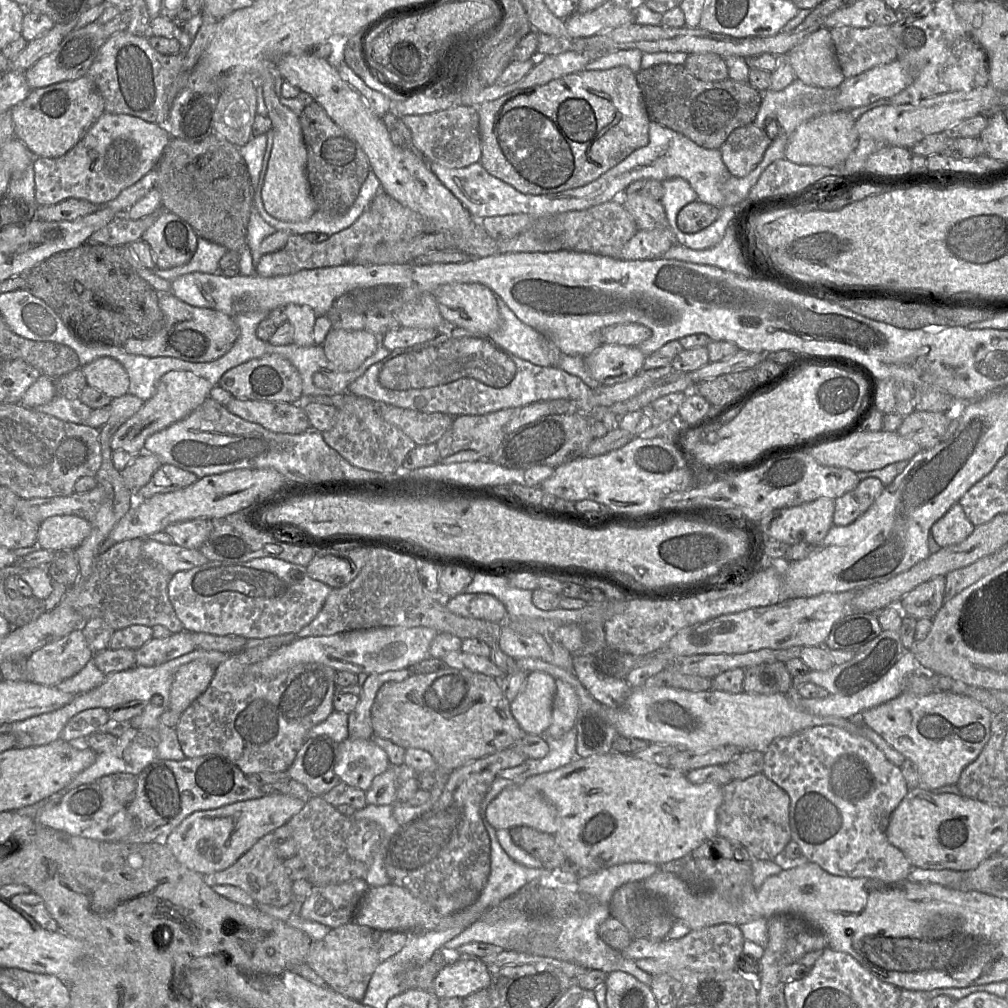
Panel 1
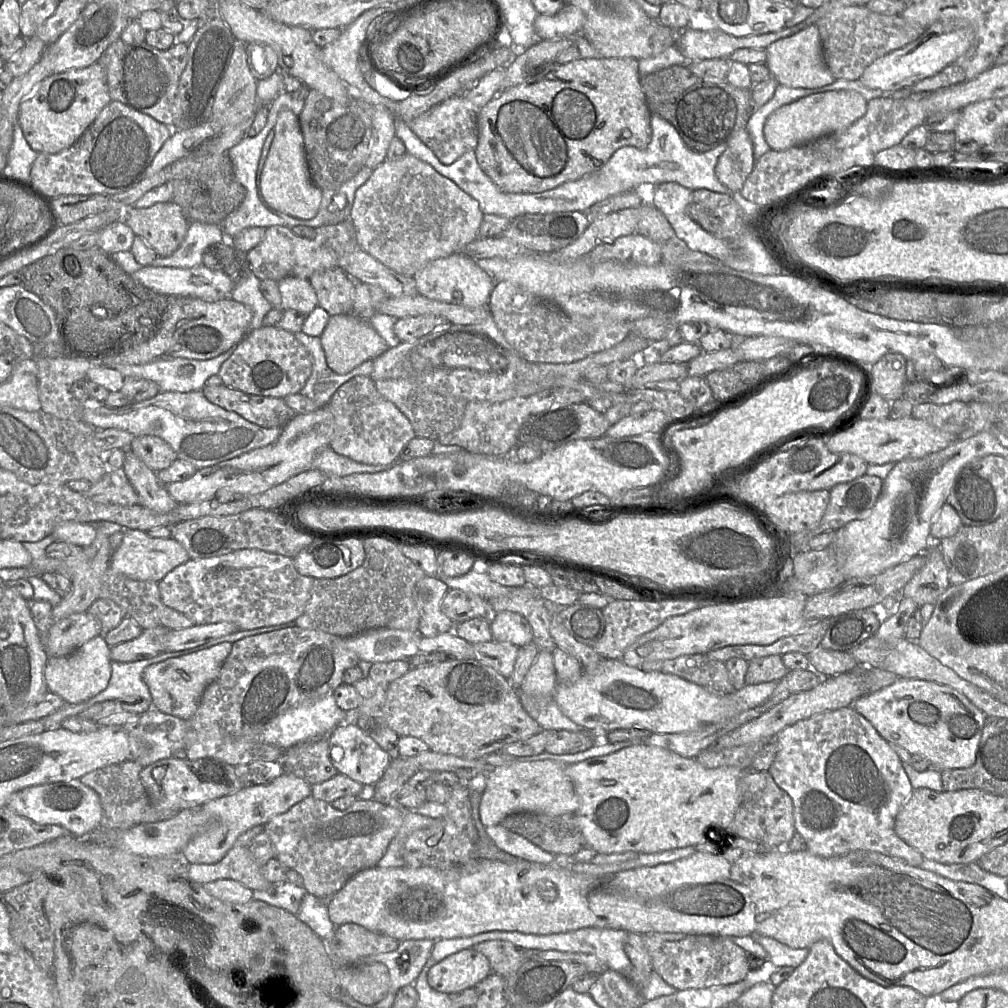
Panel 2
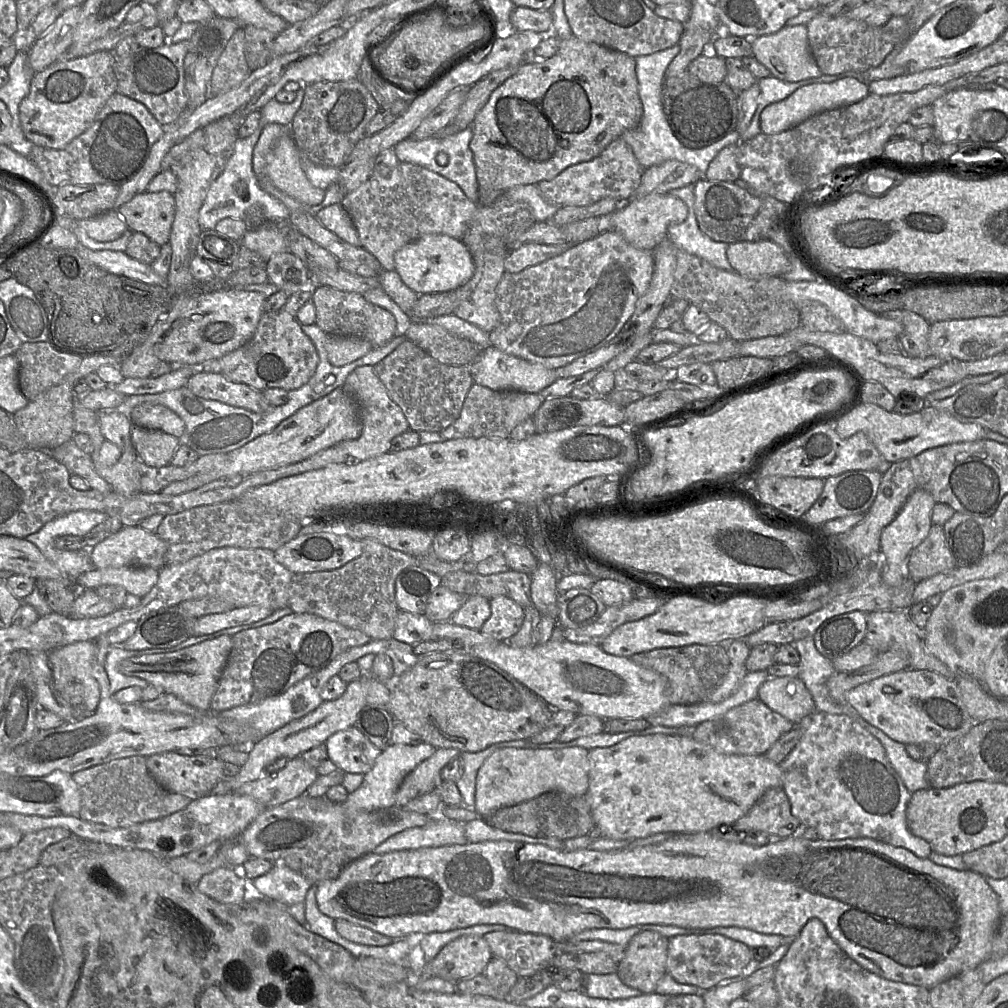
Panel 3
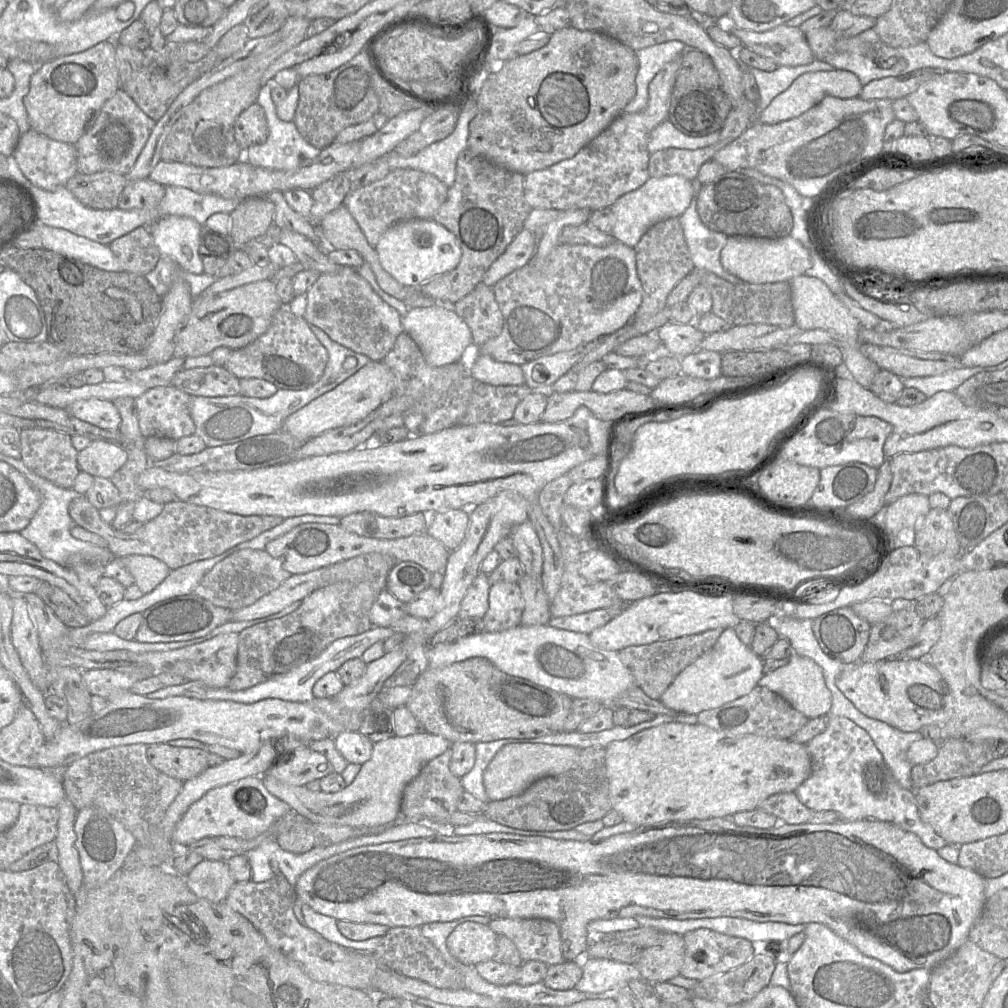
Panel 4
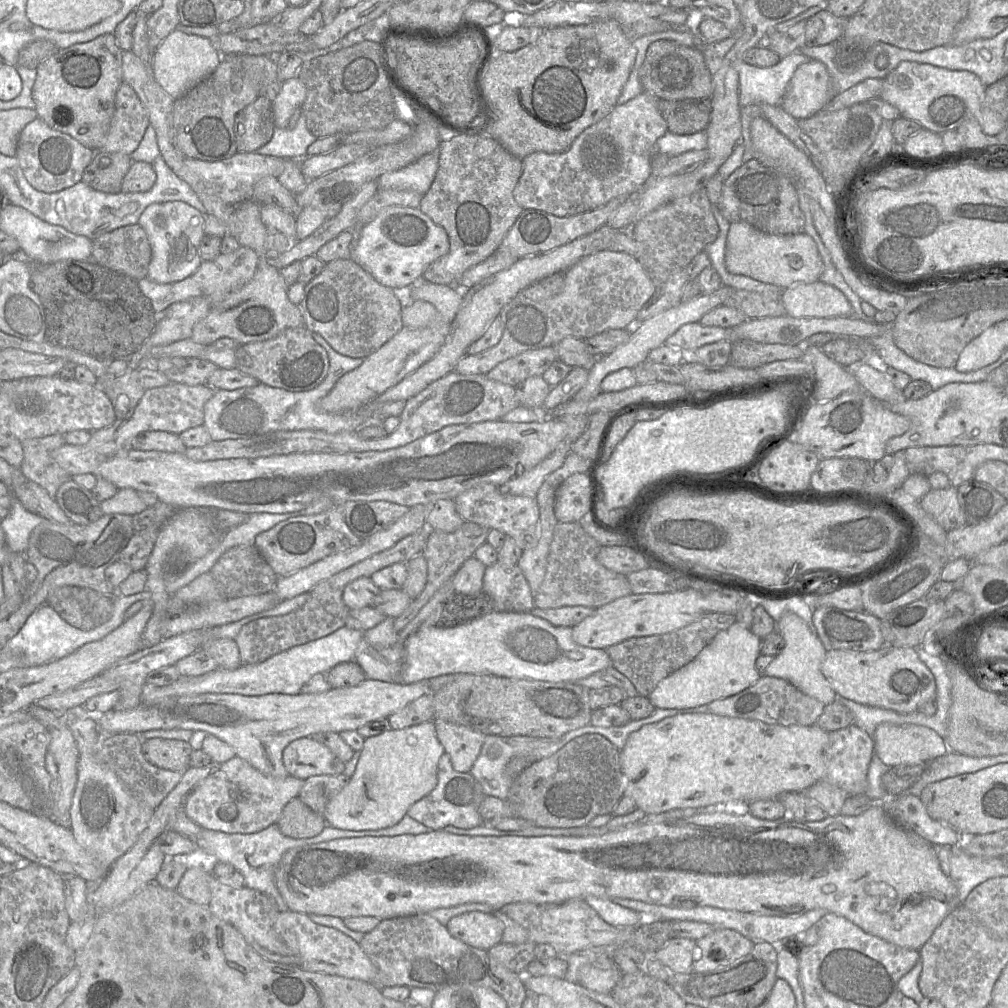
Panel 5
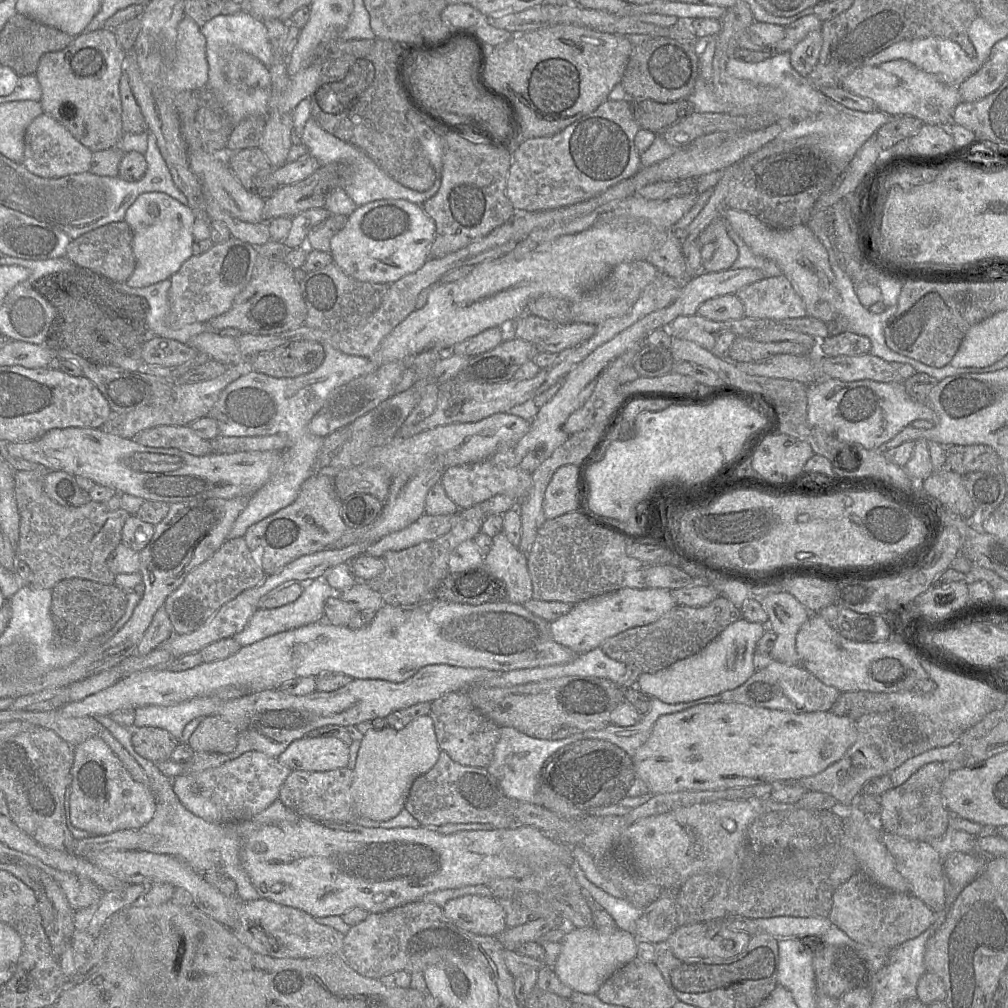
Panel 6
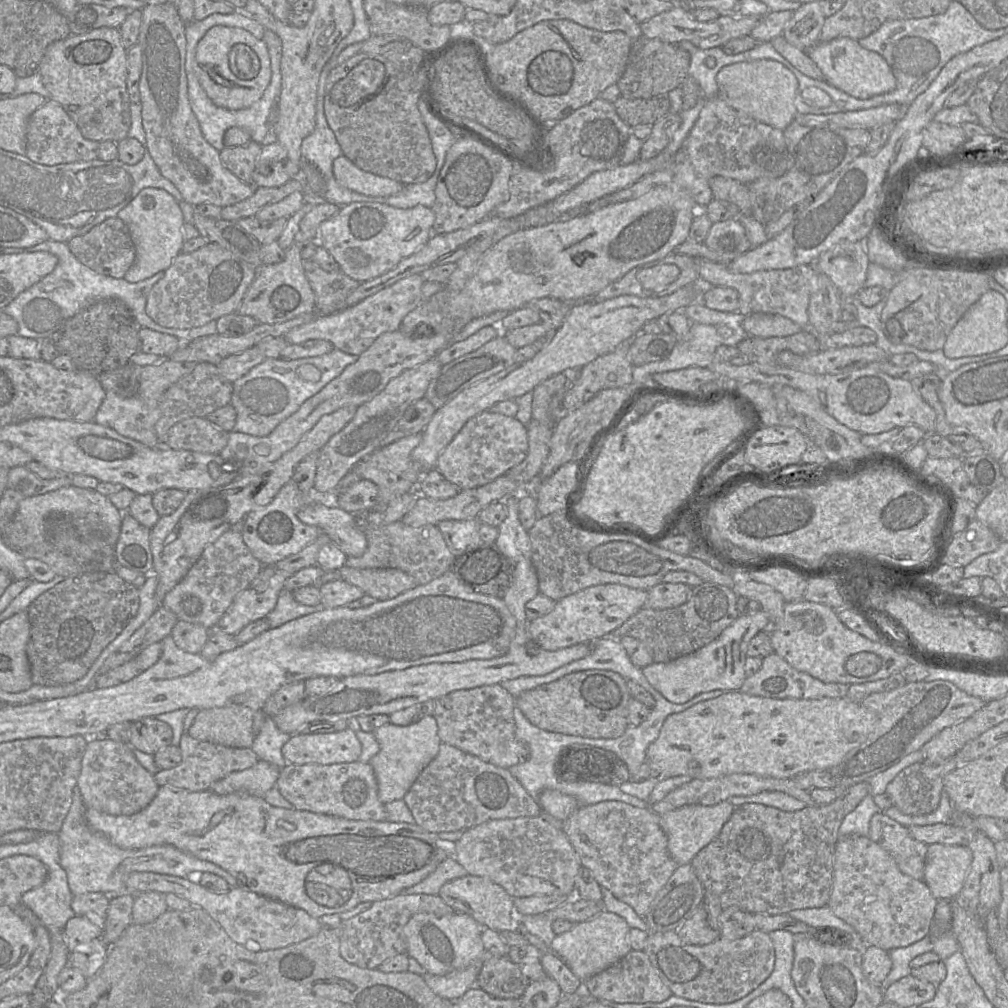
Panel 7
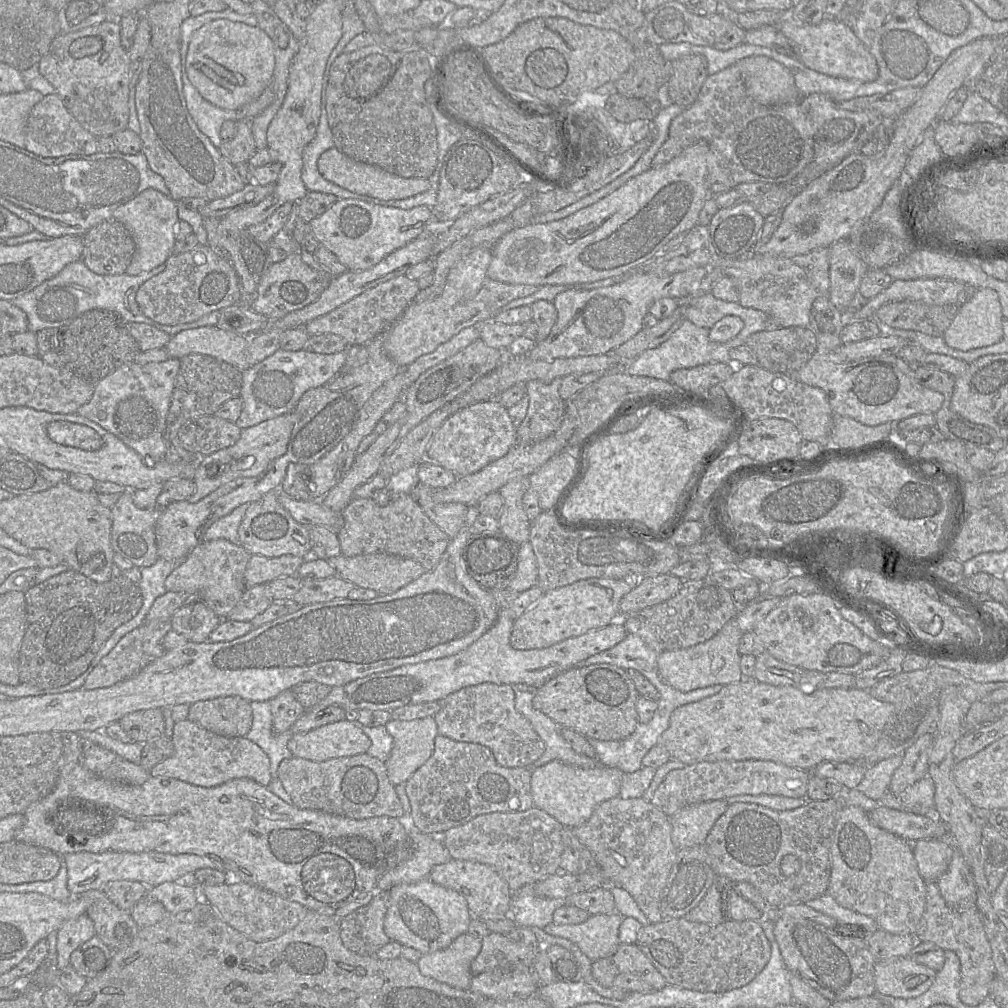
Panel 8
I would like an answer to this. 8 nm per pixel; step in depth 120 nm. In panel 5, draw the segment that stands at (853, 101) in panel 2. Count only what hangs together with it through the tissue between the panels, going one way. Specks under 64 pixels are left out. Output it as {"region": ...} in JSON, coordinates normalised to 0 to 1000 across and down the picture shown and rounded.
{"region":[[[805,59],[791,66],[774,105],[789,118],[796,118],[815,109],[826,94],[820,66]]]}

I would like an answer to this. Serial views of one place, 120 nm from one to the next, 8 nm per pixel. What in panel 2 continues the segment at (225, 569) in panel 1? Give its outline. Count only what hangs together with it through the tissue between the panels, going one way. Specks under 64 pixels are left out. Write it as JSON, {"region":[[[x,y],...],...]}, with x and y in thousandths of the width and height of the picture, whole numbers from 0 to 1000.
{"region":[[[239,545],[223,551],[213,552],[209,554],[188,555],[183,560],[180,560],[167,567],[157,577],[157,583],[161,597],[165,601],[183,609],[191,617],[191,620],[225,616],[232,618],[237,623],[237,625],[250,625],[263,621],[276,620],[293,616],[303,606],[303,603],[309,591],[309,584],[312,575],[313,573],[302,571],[295,566],[291,558],[291,554],[284,553],[278,550],[263,548],[256,545]]]}

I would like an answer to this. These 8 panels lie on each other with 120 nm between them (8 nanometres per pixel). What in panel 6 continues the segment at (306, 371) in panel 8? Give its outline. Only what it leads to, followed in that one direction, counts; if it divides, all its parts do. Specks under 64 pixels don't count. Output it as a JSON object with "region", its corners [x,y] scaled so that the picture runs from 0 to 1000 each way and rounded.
{"region":[[[323,338],[319,339],[319,343],[322,355],[313,368],[293,375],[272,375],[248,368],[219,389],[207,410],[207,413],[215,418],[218,433],[280,431],[286,436],[286,443],[280,448],[280,466],[248,493],[246,501],[234,515],[225,535],[242,533],[249,521],[293,497],[300,480],[313,468],[313,455],[320,440],[320,434],[308,430],[308,417],[318,406],[330,386],[369,368],[368,355],[342,351]]]}

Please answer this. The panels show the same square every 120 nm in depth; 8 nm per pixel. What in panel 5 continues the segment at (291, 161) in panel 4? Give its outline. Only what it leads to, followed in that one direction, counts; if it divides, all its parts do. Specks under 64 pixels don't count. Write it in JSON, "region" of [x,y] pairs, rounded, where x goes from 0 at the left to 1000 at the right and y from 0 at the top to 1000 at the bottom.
{"region":[[[299,112],[291,128],[272,126],[269,139],[254,152],[299,159],[305,155],[305,147],[313,138],[305,126],[302,113]]]}

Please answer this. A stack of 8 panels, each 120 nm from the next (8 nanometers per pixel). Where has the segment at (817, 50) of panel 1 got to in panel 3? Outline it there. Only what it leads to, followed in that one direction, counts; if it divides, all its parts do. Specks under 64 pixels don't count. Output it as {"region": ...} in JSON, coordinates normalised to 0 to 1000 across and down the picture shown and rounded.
{"region":[[[779,25],[770,33],[749,37],[745,40],[747,56],[759,66],[761,66],[765,75],[768,75],[779,81],[792,81],[795,79],[810,77],[816,74],[814,68],[810,63],[804,51],[802,42],[802,30],[800,25],[782,26]]]}

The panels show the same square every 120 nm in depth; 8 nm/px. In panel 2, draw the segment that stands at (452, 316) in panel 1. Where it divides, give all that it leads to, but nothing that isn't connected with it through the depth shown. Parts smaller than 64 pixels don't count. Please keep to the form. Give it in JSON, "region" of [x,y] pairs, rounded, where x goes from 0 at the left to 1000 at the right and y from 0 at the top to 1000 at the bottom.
{"region":[[[457,250],[432,257],[416,268],[410,276],[415,291],[430,298],[452,302],[464,307],[484,304],[491,279],[470,258]]]}

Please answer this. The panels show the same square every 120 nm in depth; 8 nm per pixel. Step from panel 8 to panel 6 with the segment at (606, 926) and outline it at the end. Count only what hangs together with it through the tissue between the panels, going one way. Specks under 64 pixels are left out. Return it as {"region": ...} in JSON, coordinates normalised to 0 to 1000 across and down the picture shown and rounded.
{"region":[[[591,920],[569,921],[560,928],[556,935],[556,945],[550,956],[555,971],[569,984],[591,987],[596,977],[615,959],[632,949],[632,935],[624,924],[611,921],[607,925],[598,925]]]}

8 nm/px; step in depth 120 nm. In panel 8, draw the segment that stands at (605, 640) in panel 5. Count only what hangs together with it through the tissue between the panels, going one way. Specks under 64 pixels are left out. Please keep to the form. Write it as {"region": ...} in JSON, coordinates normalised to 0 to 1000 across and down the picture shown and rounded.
{"region":[[[583,573],[539,587],[537,592],[511,615],[506,639],[514,645],[537,644],[599,622],[615,614],[615,596],[627,582],[627,574]]]}

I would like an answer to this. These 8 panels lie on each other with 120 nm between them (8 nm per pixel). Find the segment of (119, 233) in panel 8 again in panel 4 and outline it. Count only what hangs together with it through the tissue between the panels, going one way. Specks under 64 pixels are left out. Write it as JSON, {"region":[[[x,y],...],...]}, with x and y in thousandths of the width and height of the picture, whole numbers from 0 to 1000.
{"region":[[[138,224],[112,238],[109,247],[122,269],[144,274],[156,262],[159,249],[146,224]]]}

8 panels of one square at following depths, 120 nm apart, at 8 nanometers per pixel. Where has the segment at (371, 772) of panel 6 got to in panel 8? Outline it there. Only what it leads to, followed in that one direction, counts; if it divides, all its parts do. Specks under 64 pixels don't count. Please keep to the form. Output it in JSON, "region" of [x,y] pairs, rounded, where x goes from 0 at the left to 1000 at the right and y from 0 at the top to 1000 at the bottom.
{"region":[[[430,710],[408,715],[387,713],[381,721],[391,735],[382,759],[387,776],[394,780],[403,777],[427,752],[435,722]]]}

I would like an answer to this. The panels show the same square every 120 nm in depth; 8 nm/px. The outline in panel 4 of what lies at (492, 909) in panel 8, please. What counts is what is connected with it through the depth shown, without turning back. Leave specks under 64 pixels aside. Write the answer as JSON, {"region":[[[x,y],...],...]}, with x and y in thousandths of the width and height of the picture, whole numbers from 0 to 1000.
{"region":[[[461,914],[447,925],[442,933],[442,938],[454,954],[472,958],[489,951],[493,932],[494,928],[485,918]]]}

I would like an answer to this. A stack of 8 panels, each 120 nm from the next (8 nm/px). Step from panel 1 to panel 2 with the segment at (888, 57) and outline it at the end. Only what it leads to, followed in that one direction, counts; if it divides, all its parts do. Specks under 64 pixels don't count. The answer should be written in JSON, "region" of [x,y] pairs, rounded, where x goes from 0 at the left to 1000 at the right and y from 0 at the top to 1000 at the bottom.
{"region":[[[850,5],[828,7],[814,17],[810,22],[810,26],[813,35],[817,61],[829,79],[851,79],[867,61],[906,42],[919,30],[910,24],[902,23],[894,15],[875,15],[863,11],[859,6]]]}

